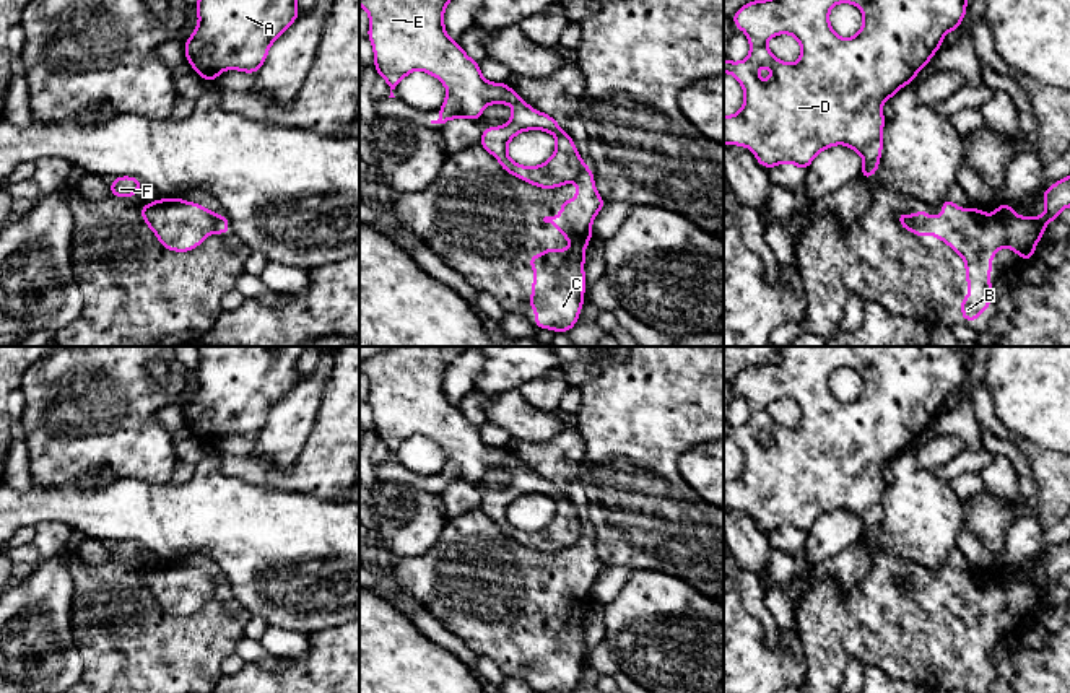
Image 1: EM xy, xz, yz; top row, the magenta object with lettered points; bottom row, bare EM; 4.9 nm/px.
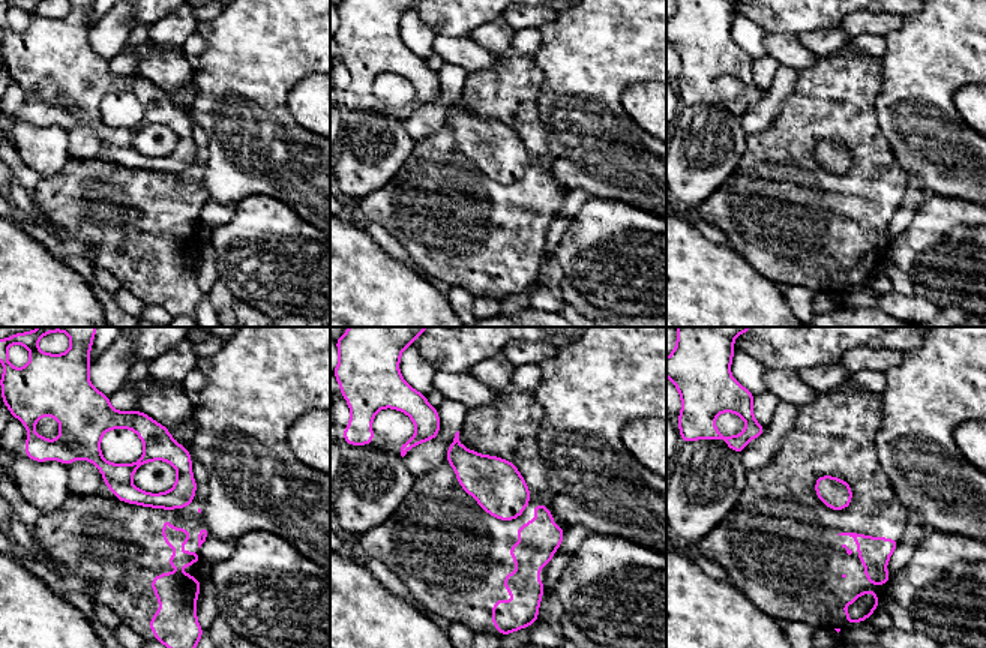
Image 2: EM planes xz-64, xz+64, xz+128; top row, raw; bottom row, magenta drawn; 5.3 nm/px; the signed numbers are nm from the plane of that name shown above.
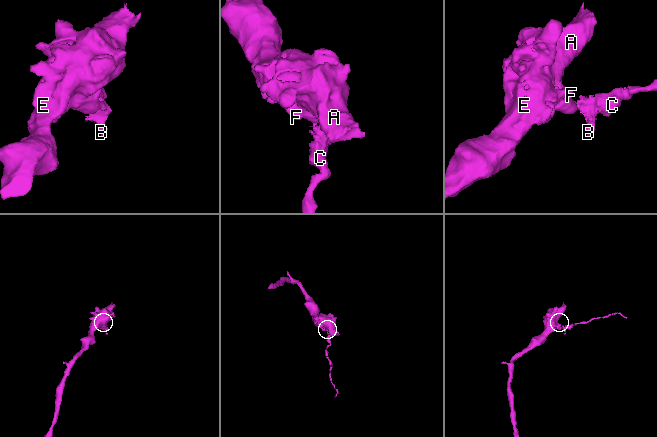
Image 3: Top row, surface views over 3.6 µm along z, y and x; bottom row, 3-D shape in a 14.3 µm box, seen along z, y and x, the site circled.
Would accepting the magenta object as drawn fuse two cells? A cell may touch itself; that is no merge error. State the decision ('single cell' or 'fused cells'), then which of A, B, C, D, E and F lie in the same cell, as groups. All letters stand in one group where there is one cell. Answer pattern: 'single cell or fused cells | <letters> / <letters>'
fused cells | A D E F / B C

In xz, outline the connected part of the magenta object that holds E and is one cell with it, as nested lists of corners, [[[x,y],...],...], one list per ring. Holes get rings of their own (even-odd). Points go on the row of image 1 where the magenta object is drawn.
[[[359,0],[359,5],[369,15],[368,39],[374,50],[374,68],[387,81],[390,96],[398,83],[411,72],[421,70],[436,76],[447,89],[447,96],[439,107],[439,119],[431,124],[446,124],[450,119],[476,120],[483,116],[488,104],[512,106],[511,120],[501,127],[486,127],[480,137],[481,146],[491,153],[501,168],[542,189],[556,189],[559,185],[574,182],[577,176],[587,168],[576,150],[574,140],[556,124],[555,117],[535,111],[528,106],[507,83],[491,83],[483,78],[480,62],[472,60],[465,50],[452,41],[444,26],[444,10],[450,0]],[[525,130],[543,130],[553,133],[556,148],[553,156],[540,166],[522,166],[514,163],[507,155],[507,143]]]

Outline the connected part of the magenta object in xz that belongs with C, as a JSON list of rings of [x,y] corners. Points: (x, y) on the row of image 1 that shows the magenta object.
[[[585,168],[574,182],[577,184],[576,197],[572,200],[561,200],[561,213],[558,216],[543,218],[545,223],[553,223],[572,246],[569,249],[543,249],[540,255],[528,257],[528,264],[535,270],[535,280],[530,283],[535,293],[528,296],[528,306],[535,309],[533,324],[538,329],[551,329],[555,333],[568,333],[579,319],[585,291],[585,246],[592,239],[592,223],[605,207],[603,198],[595,189],[590,168]]]

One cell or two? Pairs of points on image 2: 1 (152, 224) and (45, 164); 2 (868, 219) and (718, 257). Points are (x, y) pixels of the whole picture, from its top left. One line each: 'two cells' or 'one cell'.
1: two cells
2: two cells

